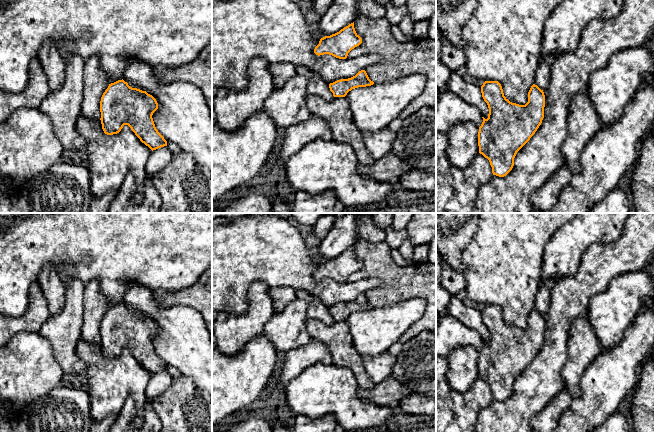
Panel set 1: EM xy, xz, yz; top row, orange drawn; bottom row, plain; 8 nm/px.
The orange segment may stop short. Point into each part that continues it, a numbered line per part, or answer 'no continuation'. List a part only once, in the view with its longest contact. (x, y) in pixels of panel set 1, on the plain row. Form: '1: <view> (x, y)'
no continuation

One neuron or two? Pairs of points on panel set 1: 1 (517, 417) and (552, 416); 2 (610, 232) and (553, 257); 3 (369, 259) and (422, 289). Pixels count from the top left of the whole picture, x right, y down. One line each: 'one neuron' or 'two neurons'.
1: two neurons
2: one neuron
3: one neuron

